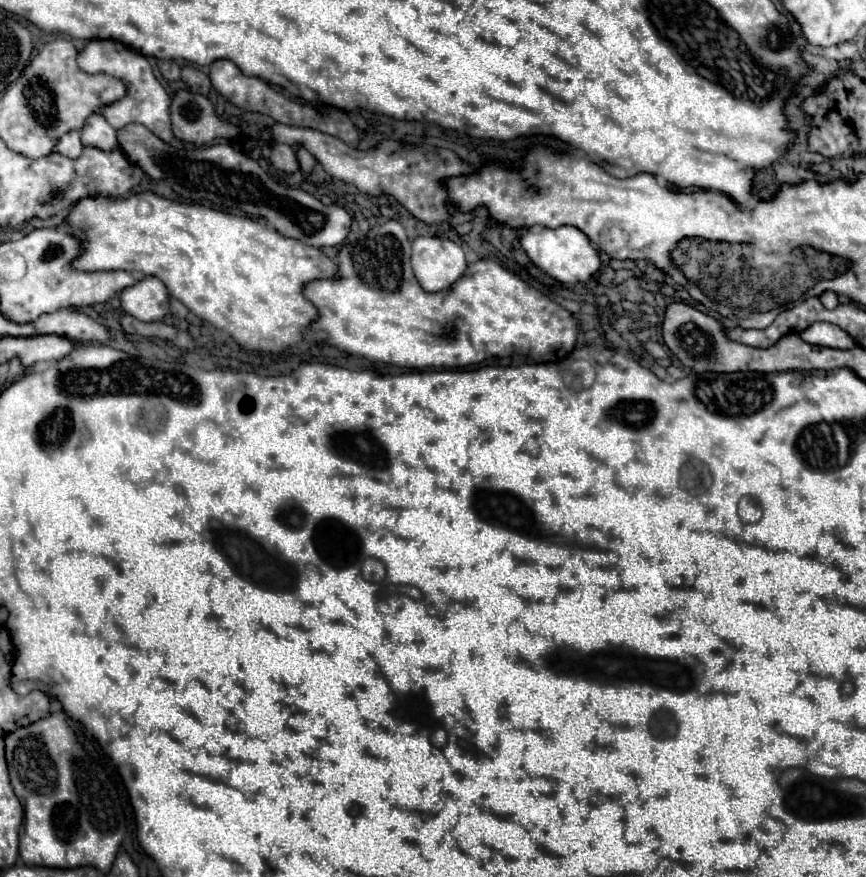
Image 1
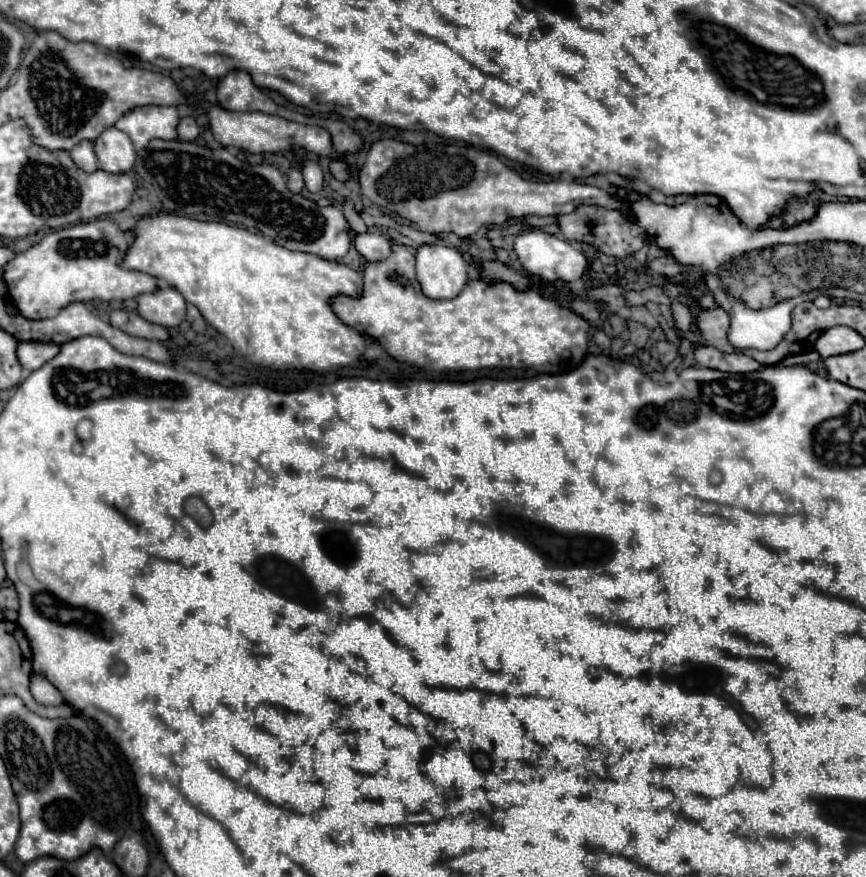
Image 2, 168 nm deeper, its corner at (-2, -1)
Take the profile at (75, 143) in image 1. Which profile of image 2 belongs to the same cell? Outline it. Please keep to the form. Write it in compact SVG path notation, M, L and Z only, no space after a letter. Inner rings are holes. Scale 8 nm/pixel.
M89 141L77 143L71 151L71 159L75 161L75 165L79 169L83 169L87 173L99 169L99 163L97 163L97 157L95 157L95 151L93 151L93 143L89 143Z

